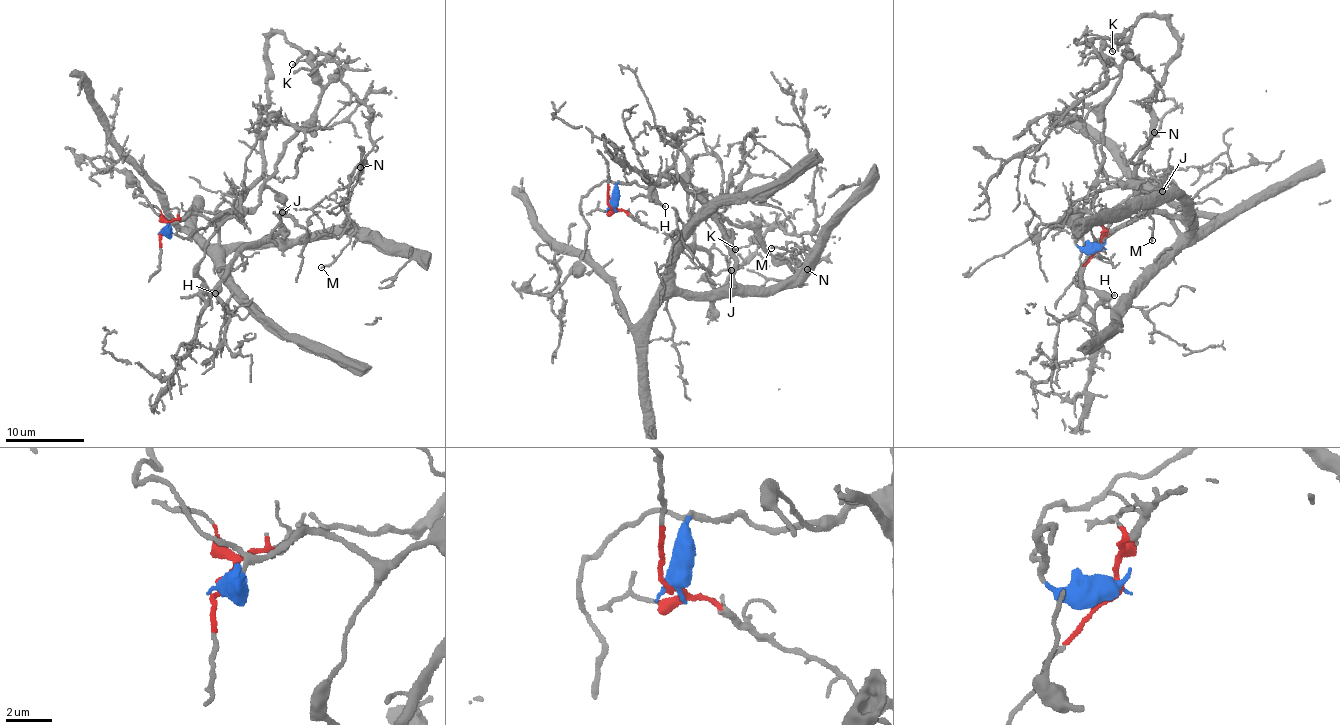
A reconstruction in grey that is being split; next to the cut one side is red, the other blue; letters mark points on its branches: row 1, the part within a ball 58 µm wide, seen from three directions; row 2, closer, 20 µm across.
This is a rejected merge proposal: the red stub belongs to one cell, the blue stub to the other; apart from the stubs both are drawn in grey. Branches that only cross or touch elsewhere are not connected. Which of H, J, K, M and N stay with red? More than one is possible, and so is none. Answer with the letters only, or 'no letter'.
J, M, N

